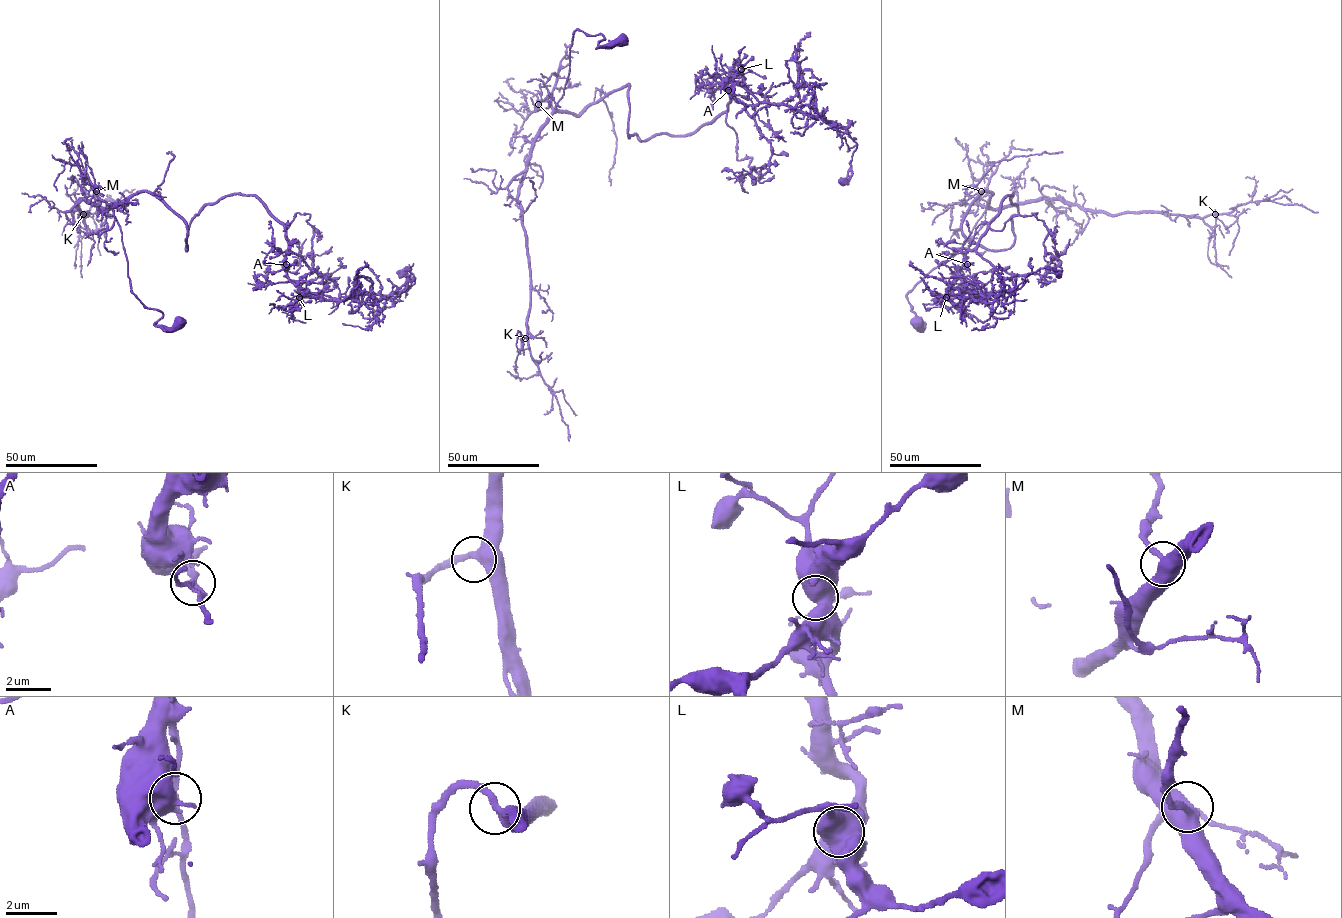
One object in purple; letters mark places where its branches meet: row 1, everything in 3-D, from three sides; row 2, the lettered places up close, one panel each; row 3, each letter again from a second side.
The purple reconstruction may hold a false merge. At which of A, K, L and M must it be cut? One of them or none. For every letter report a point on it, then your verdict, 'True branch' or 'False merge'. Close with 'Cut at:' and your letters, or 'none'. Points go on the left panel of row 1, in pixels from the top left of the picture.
A: Place: (286, 264). False merge
K: Place: (83, 214). True branch
L: Place: (299, 297). True branch
M: Place: (96, 191). True branch
Cut at: A

